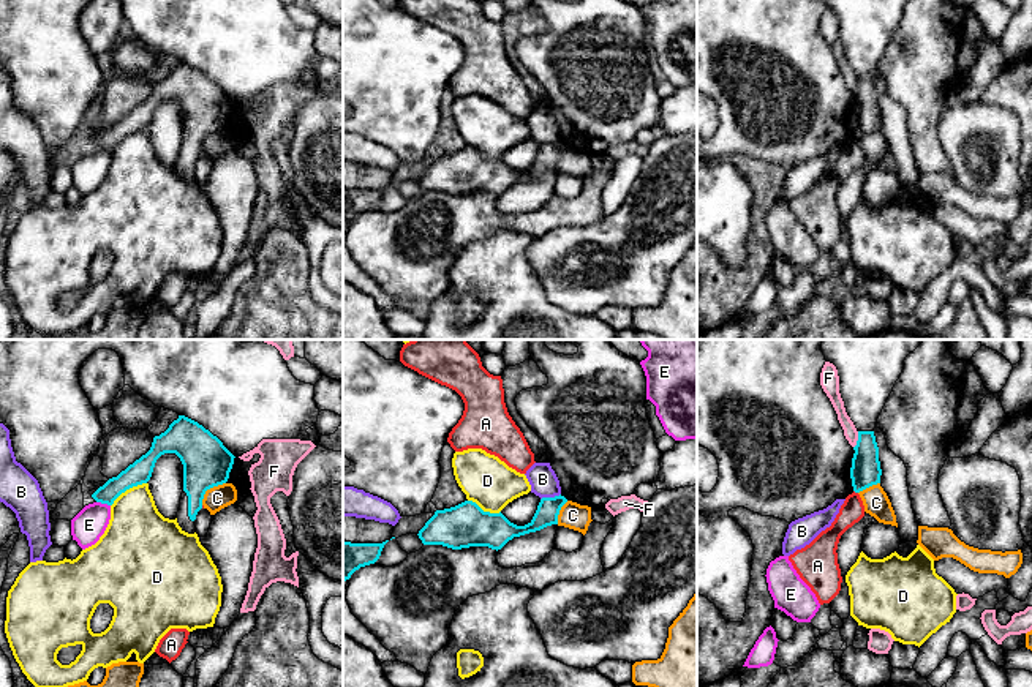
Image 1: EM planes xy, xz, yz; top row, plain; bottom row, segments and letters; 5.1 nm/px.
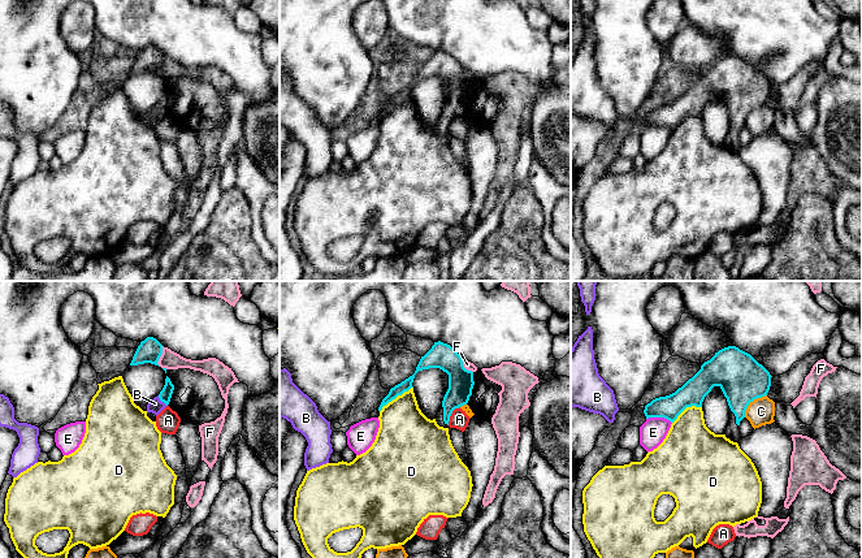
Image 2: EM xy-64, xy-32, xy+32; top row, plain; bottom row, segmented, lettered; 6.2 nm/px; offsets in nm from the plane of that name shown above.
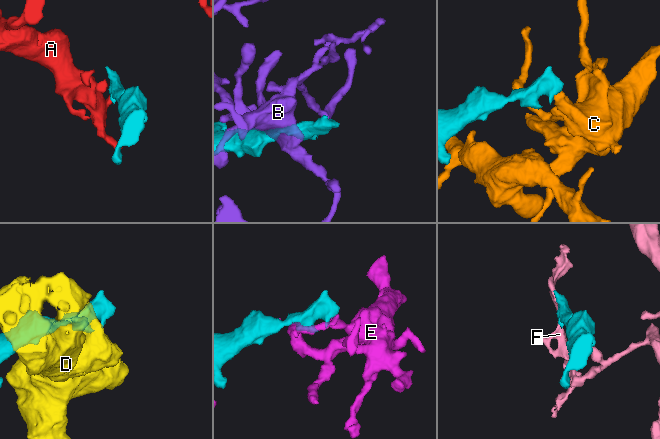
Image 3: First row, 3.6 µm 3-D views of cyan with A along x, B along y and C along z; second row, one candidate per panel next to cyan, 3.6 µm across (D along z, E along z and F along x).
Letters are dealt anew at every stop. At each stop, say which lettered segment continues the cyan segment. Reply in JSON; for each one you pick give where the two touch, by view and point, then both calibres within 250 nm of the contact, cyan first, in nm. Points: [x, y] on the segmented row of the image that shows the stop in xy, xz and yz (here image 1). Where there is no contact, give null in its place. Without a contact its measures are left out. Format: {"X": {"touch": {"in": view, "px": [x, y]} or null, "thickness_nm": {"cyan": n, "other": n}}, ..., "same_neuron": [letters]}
{"same_neuron": []}

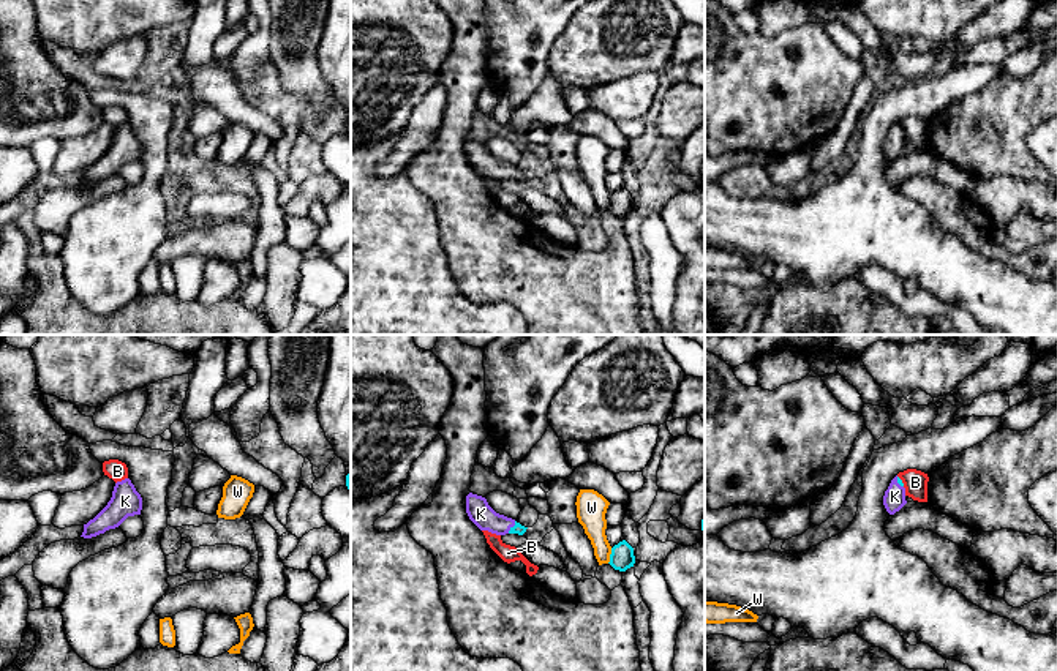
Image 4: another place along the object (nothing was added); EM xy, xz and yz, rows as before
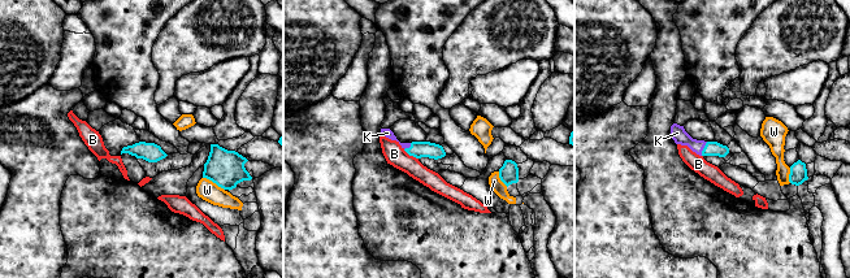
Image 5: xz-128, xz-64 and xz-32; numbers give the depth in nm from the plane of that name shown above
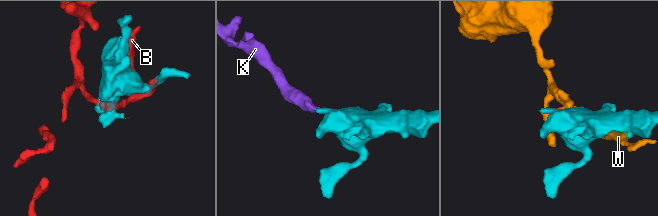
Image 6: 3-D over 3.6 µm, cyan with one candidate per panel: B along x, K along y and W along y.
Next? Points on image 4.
{"K": {"touch": {"in": "xz", "px": [512, 528]}, "thickness_nm": {"cyan": 50, "other": 120}}, "same_neuron": ["K"]}

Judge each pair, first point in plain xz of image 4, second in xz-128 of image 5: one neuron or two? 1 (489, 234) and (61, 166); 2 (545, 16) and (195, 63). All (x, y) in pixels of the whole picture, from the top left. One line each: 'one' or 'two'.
1: two
2: two

